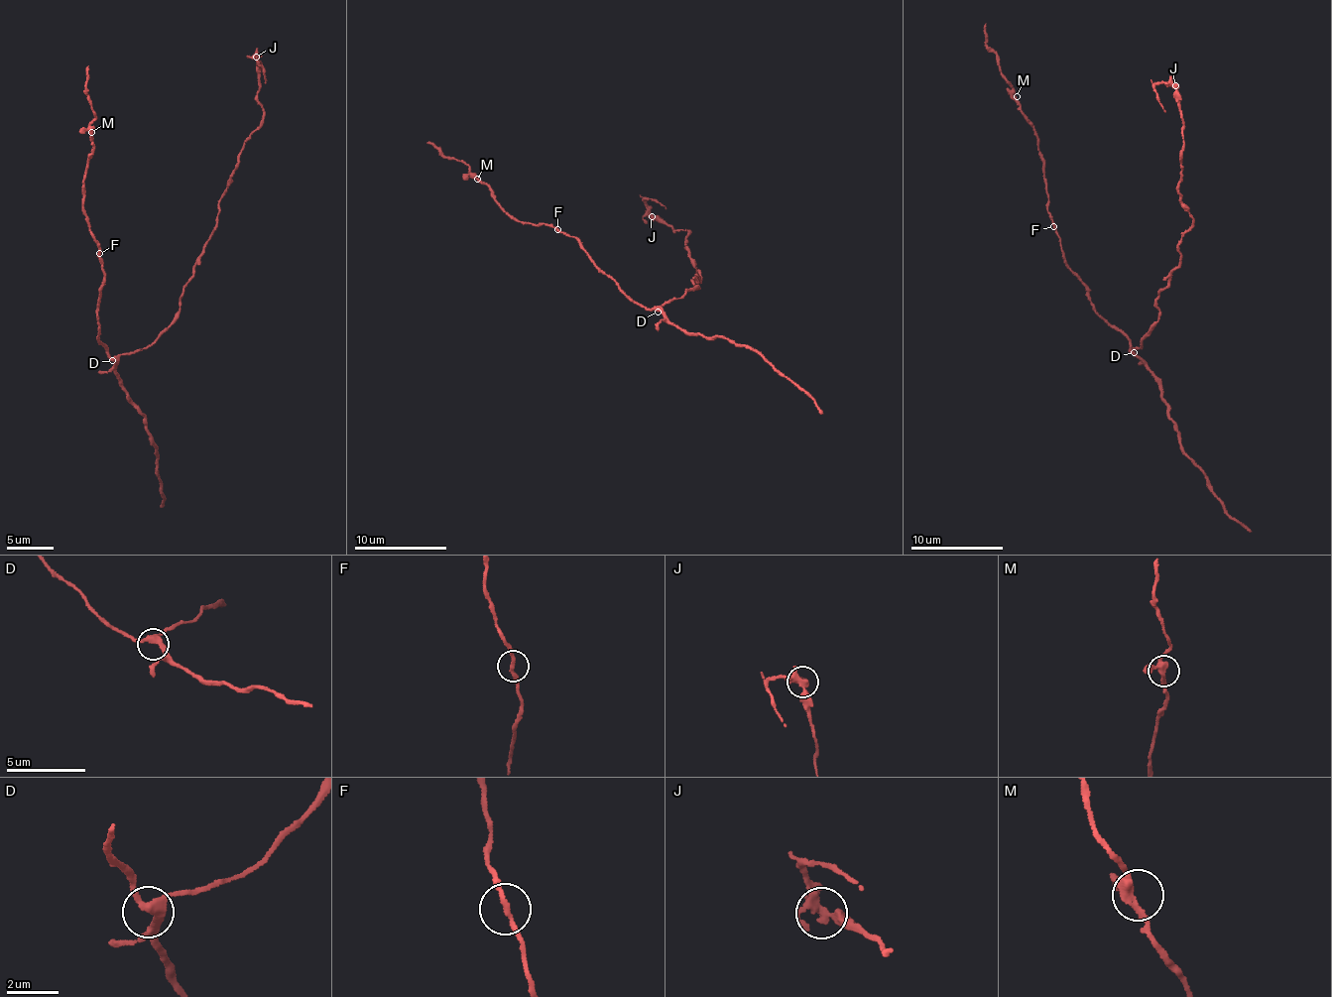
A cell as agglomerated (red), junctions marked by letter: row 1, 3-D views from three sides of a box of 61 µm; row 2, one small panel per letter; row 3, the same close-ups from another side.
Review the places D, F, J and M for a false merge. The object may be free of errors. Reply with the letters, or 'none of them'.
J

